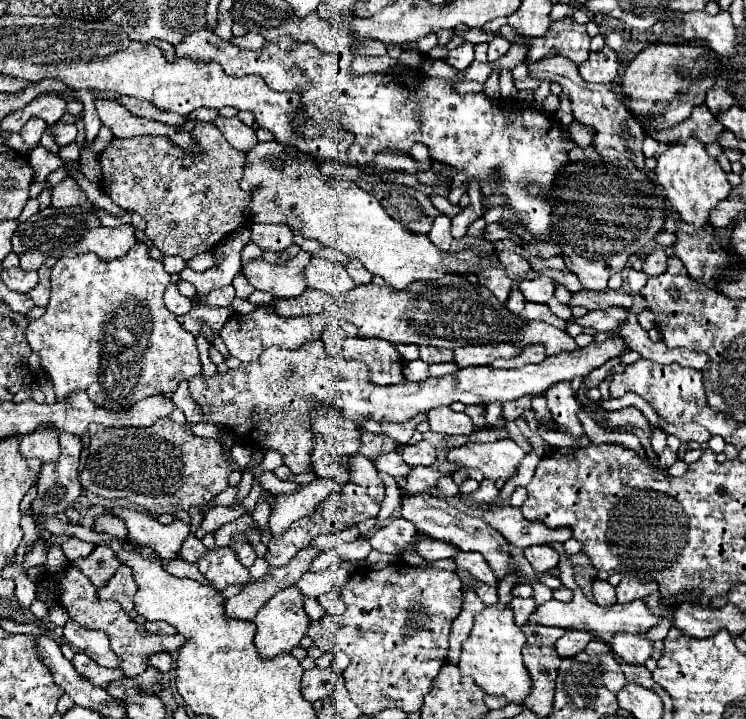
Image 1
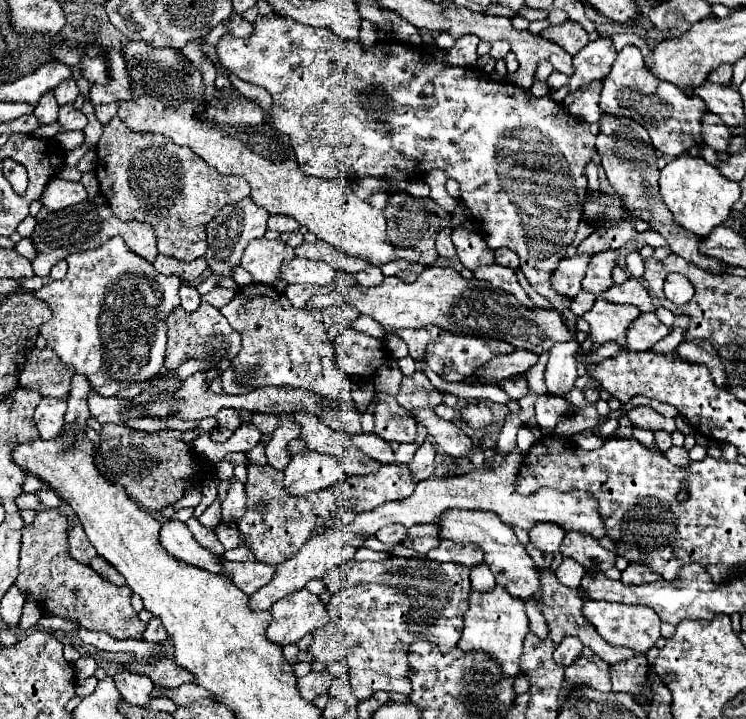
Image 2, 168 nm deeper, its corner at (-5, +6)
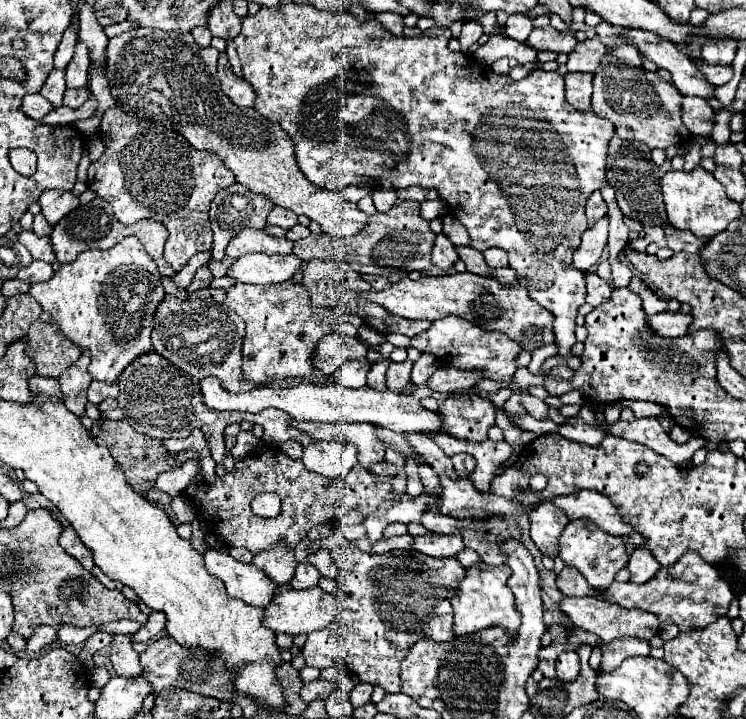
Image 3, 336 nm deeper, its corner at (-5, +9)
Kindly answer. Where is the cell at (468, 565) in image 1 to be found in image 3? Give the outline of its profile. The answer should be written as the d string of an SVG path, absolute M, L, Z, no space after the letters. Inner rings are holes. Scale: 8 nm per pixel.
M425 534L425 536L415 536L413 538L413 550L435 556L435 558L445 558L445 556L455 556L459 550L463 550L463 538L461 534Z

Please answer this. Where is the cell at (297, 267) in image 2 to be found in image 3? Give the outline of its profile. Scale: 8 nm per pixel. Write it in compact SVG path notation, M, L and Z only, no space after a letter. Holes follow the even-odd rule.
M245 254L229 266L227 276L243 284L279 284L293 278L295 270L305 262L295 254L267 256L267 254Z

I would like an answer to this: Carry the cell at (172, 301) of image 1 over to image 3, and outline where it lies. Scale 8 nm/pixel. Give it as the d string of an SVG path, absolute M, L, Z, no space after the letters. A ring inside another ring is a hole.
M161 278L161 286L165 288L165 294L171 294L171 296L177 296L181 300L187 300L187 292L183 288L179 288L171 278Z

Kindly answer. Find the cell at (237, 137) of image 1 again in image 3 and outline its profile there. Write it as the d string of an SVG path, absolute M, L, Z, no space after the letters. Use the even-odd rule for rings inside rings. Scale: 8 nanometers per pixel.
M225 52L219 54L217 74L219 74L219 80L221 80L223 92L225 92L237 106L253 106L253 102L255 102L255 92L253 92L253 88L249 86L249 82L245 82L243 78L235 76L235 72L233 72L233 68L231 68Z

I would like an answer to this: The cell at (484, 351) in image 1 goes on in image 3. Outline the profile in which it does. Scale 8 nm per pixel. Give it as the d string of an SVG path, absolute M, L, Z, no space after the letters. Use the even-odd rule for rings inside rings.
M449 316L449 318L433 322L429 330L411 338L411 346L417 348L419 352L429 352L437 356L439 364L443 366L455 366L459 370L481 370L485 378L505 382L505 384L513 380L513 374L517 370L515 358L517 358L517 352L521 352L519 342L513 342L507 334L485 332L479 326L457 316Z

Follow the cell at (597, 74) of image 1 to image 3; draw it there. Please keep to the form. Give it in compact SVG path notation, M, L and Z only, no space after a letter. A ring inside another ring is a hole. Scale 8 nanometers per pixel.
M587 38L577 42L577 46L569 52L567 68L569 72L595 72L599 70L599 60L607 52L607 46L601 44L599 38Z

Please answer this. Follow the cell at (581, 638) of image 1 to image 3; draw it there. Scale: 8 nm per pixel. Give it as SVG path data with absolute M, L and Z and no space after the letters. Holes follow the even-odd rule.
M565 652L557 658L557 680L561 682L573 682L573 678L577 678L579 674L579 656L577 652Z

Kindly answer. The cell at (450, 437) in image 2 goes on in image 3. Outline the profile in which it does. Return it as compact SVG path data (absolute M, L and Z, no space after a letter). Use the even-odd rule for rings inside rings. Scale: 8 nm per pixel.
M205 378L201 380L201 392L203 400L213 410L243 410L243 412L259 412L265 408L279 408L287 412L295 420L311 420L311 422L369 422L373 426L389 428L393 432L437 432L439 430L439 418L435 412L425 410L419 406L417 396L403 396L393 394L391 390L373 390L369 386L365 388L345 388L339 384L329 386L313 386L303 384L295 388L255 388L243 394L229 394L221 388L217 378Z

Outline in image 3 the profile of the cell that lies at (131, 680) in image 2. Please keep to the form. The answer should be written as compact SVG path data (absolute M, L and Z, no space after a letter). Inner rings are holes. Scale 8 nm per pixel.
M115 634L111 642L111 664L115 672L123 678L135 678L141 674L139 654L133 650L133 638L131 634Z

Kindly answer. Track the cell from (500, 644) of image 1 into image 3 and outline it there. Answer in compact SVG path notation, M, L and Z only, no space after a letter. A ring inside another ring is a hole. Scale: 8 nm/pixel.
M477 564L465 570L465 578L457 584L457 594L453 596L453 610L455 610L455 626L453 632L457 636L479 632L487 626L507 626L507 630L515 636L521 624L521 614L515 610L513 592L507 586L511 576L509 566L487 566Z

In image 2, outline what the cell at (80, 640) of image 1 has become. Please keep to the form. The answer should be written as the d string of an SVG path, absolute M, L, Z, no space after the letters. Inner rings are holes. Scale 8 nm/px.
M161 657L161 659L151 661L151 663L133 661L133 663L129 663L129 671L143 673L143 675L151 677L151 681L157 687L179 687L183 683L191 683L193 681L193 677L185 669L179 669L179 665L175 665L167 657Z

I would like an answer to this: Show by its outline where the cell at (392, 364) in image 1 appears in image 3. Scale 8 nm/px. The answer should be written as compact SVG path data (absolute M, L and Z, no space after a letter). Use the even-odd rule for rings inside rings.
M327 334L327 338L321 338L317 342L317 350L313 354L313 366L321 370L323 374L335 374L335 370L345 360L359 360L365 358L367 348L359 342L359 338L349 338L343 334Z

